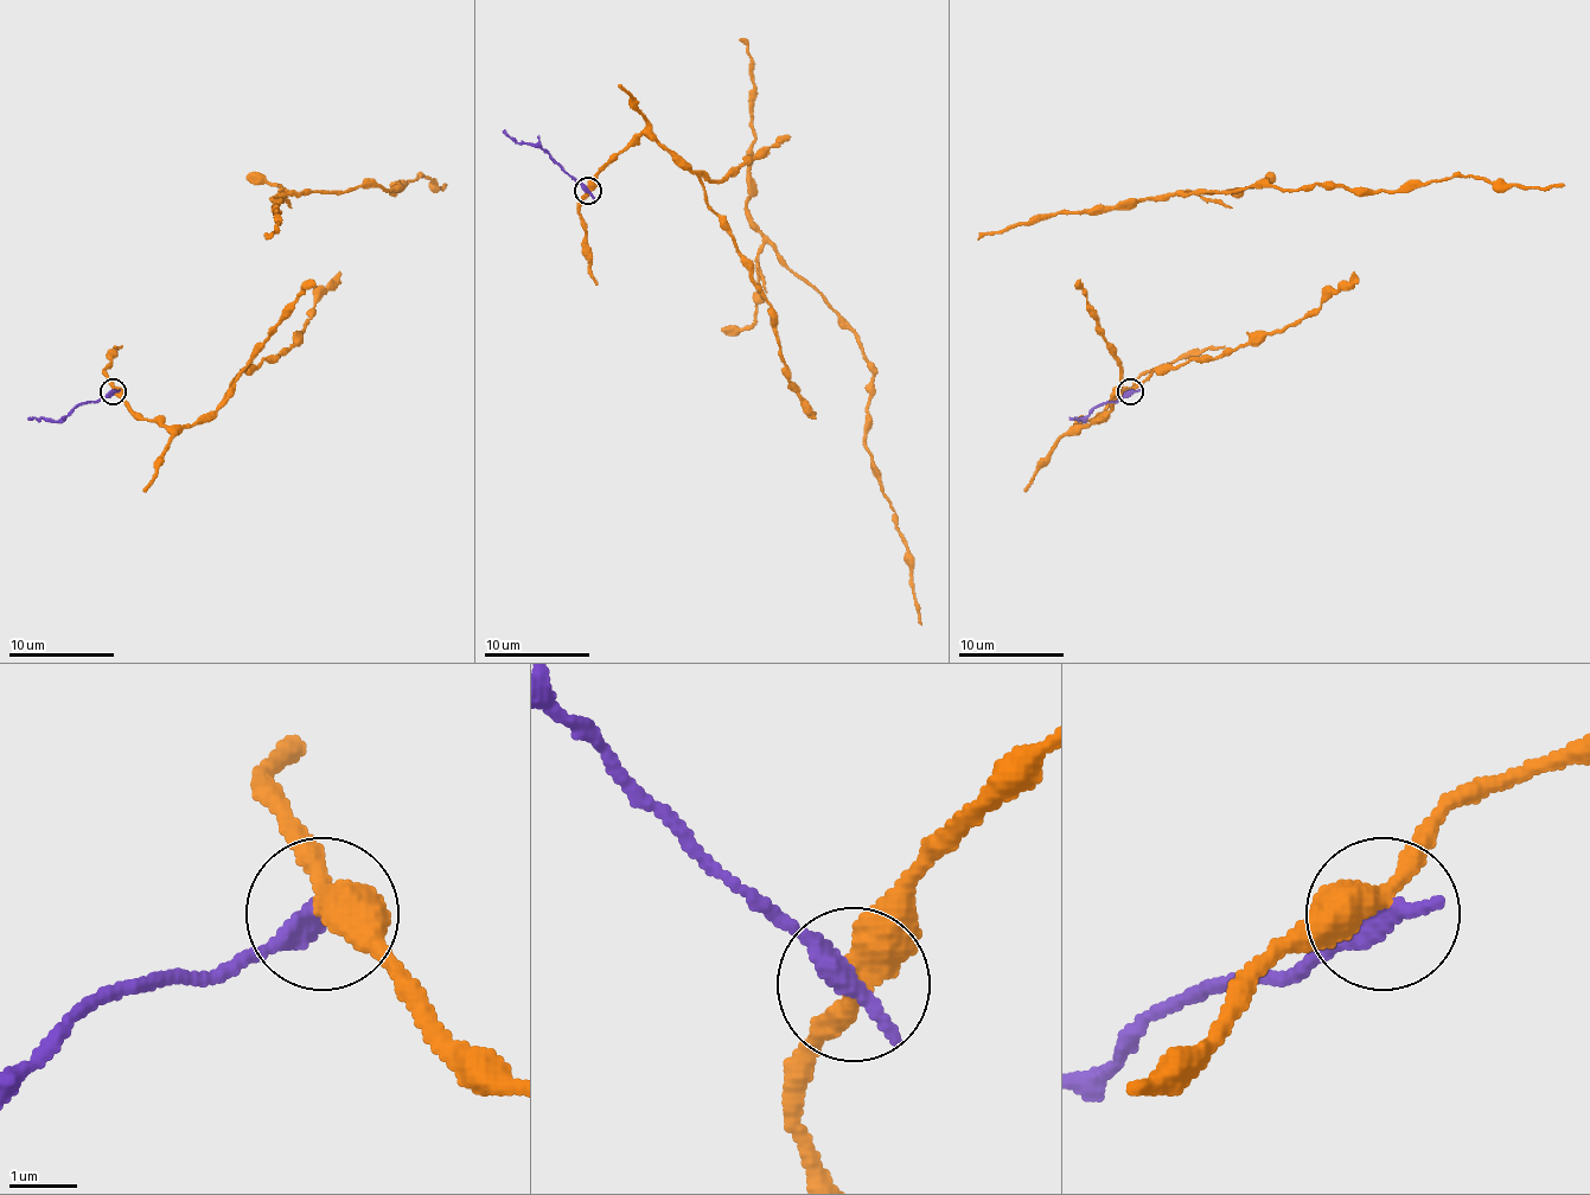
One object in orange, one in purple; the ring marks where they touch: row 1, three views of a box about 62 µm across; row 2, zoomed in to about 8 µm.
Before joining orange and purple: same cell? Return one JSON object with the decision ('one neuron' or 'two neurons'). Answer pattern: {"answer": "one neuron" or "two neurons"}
{"answer": "two neurons"}

